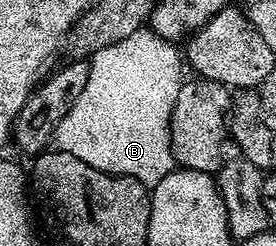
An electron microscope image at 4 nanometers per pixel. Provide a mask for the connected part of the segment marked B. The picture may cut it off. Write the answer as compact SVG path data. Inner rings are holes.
M140 30L129 34L129 38L121 38L121 42L113 42L113 46L105 46L101 50L97 50L89 60L91 69L89 70L89 82L85 82L85 90L81 90L77 102L73 102L73 106L69 106L69 114L65 114L65 118L61 118L61 122L57 126L53 141L54 147L65 154L73 154L73 158L81 158L81 162L85 162L97 170L108 172L114 176L131 176L137 182L148 186L161 182L161 178L165 178L165 174L174 172L177 165L175 151L171 149L171 111L177 102L177 94L185 83L185 75L183 76L185 60L180 49L178 52L175 48L178 47L172 41L161 38L157 33L150 30Z

